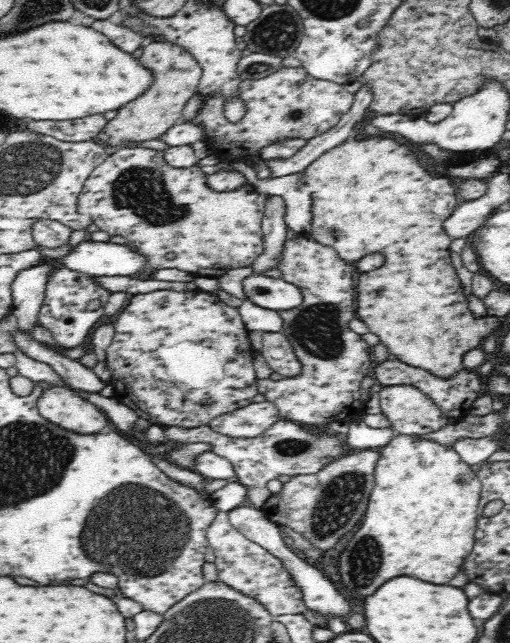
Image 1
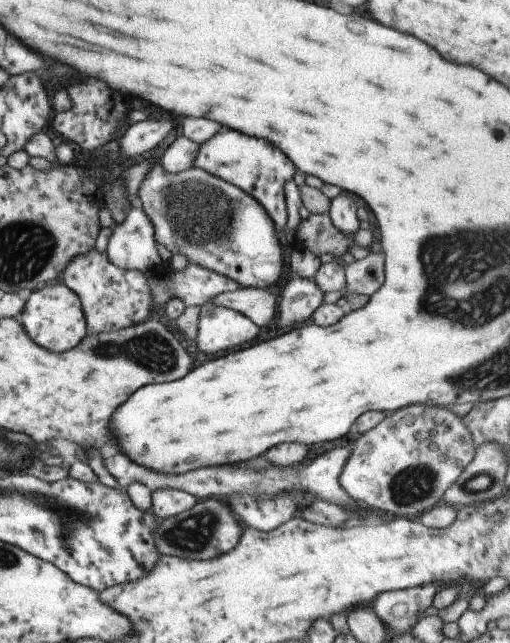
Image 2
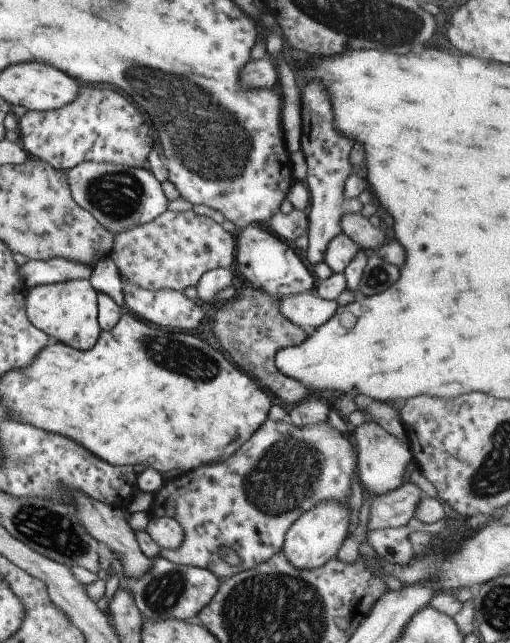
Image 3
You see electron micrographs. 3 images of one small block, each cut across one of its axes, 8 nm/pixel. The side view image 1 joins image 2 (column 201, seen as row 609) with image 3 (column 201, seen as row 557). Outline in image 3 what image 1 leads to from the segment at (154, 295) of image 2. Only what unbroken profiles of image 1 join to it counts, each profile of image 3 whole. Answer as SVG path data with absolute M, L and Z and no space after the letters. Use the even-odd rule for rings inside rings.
M191 209L186 211L162 212L151 222L118 232L113 235L113 242L108 256L115 264L120 276L127 282L141 286L143 290L174 290L184 292L189 286L196 288L199 278L207 270L218 268L230 269L233 260L233 238L232 235L205 215L194 214Z

